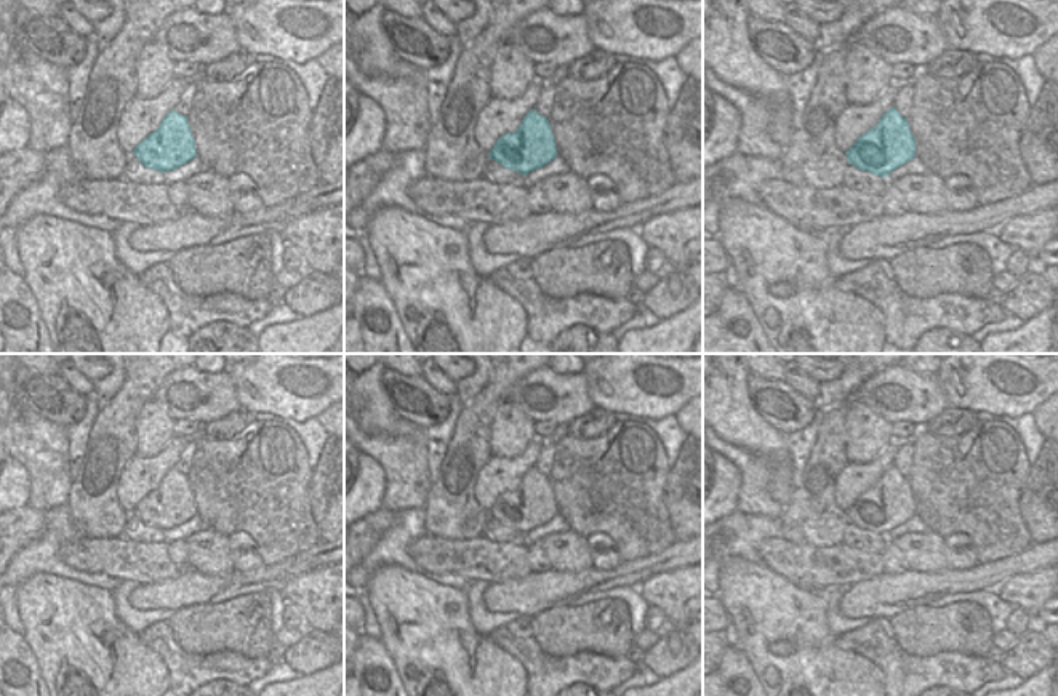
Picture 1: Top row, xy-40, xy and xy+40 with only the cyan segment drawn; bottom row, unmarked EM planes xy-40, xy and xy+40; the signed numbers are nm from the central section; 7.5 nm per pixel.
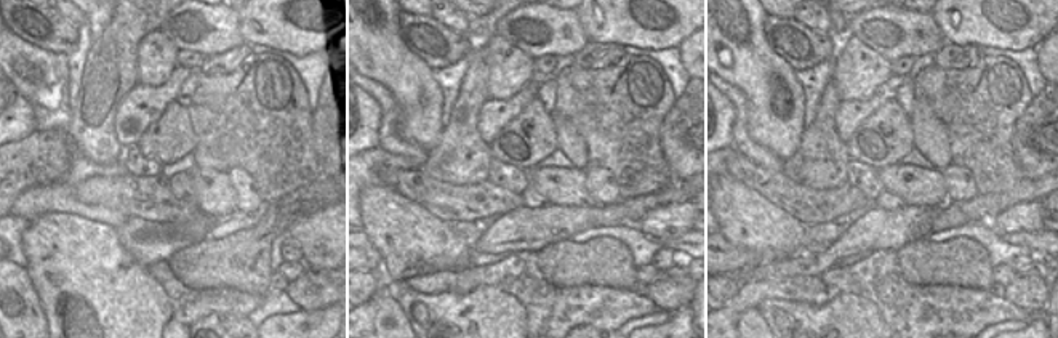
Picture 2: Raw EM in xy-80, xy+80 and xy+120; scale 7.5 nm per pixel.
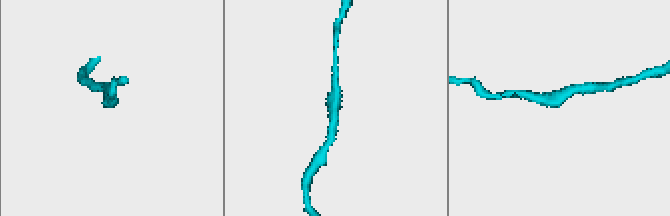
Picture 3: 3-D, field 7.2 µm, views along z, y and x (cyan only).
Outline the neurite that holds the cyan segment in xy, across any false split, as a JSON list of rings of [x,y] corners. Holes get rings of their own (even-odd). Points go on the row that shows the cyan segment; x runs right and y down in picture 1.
[[[531,109],[514,133],[501,136],[488,154],[506,170],[527,176],[557,157],[551,123]]]

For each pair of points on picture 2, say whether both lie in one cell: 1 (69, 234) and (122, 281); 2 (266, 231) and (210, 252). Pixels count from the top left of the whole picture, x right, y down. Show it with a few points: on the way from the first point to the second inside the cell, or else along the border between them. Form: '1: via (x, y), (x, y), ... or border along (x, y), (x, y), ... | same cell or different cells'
1: via (82, 247), (109, 274) | same cell
2: via (252, 245), (245, 252), (224, 252) | same cell

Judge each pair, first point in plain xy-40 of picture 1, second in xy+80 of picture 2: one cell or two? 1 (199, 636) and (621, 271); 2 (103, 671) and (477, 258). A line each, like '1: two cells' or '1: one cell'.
1: one cell
2: two cells

